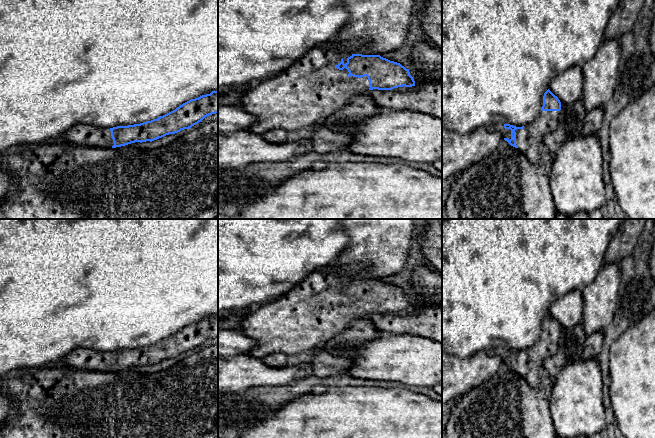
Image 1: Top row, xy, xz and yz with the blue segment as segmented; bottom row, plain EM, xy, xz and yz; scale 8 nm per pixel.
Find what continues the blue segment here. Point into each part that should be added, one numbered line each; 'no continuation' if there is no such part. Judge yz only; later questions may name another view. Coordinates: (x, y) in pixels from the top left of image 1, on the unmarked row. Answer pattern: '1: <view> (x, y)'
1: yz (528, 363)

